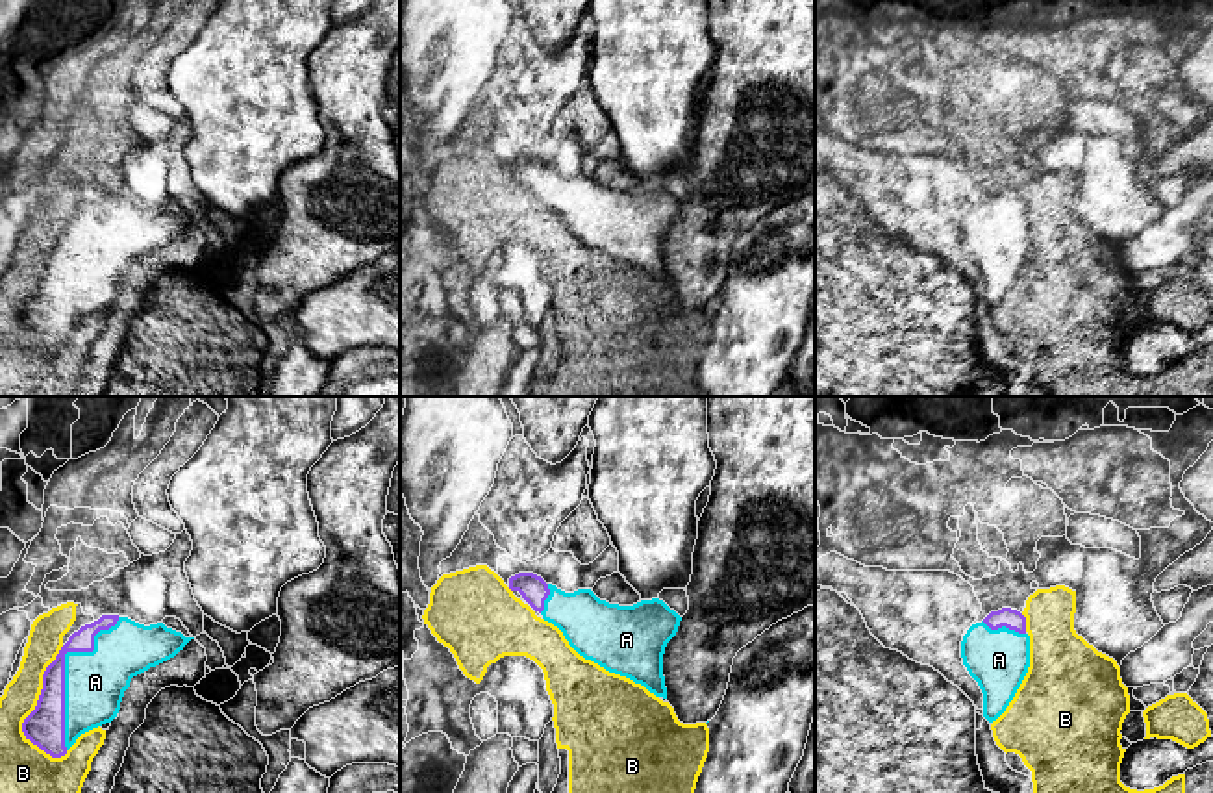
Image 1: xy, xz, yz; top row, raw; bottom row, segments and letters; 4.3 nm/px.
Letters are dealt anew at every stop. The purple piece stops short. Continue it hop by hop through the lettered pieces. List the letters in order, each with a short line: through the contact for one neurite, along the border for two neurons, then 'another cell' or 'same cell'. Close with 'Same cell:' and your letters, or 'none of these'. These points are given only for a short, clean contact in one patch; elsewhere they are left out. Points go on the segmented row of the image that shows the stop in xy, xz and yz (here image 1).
A: same cell
B: another cell
Same cell: A

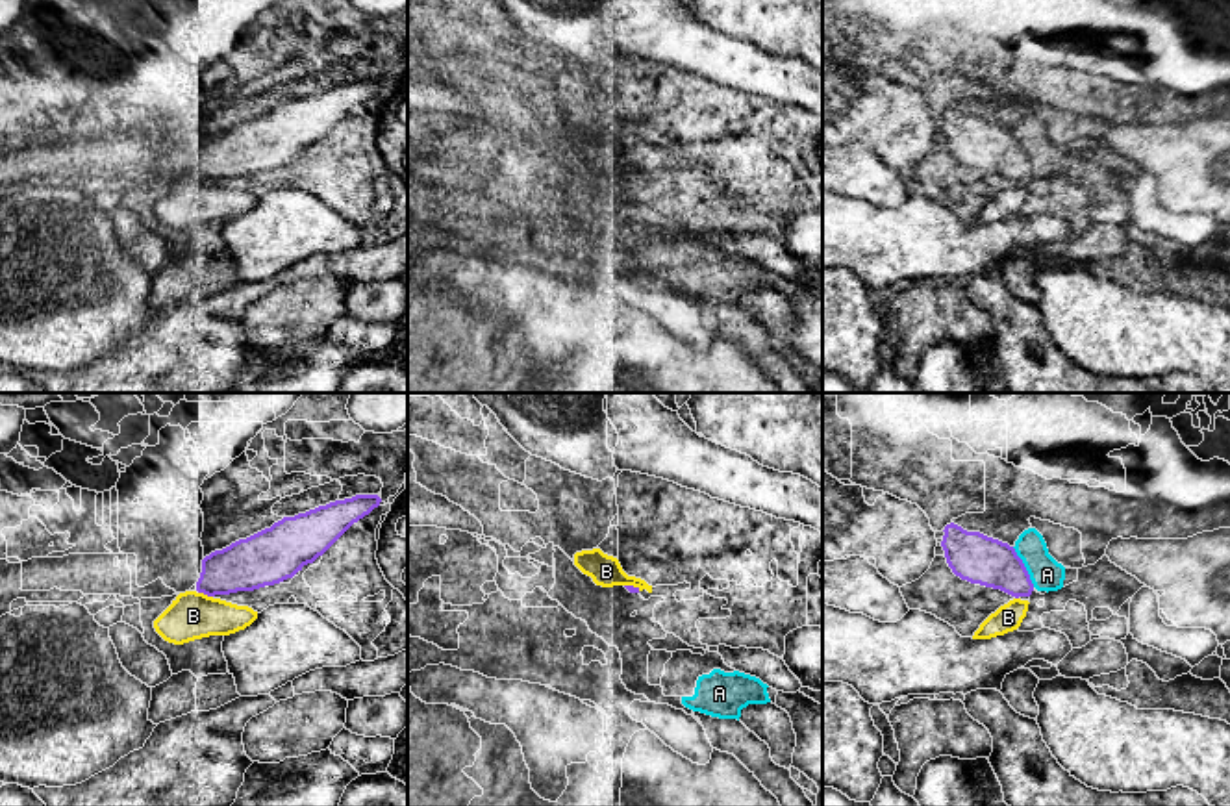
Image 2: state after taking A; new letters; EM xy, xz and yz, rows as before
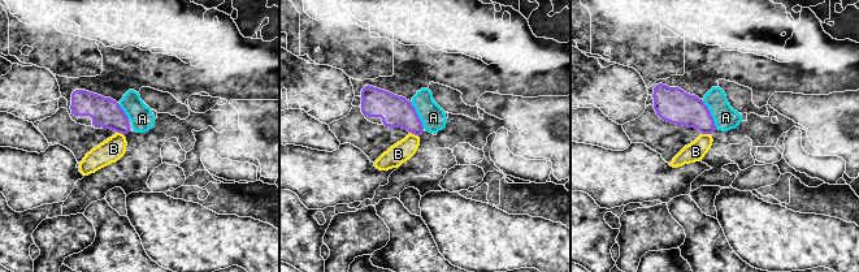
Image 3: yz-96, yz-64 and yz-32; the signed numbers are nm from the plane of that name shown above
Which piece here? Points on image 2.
A: another cell
B: another cell
Same cell: none of these

